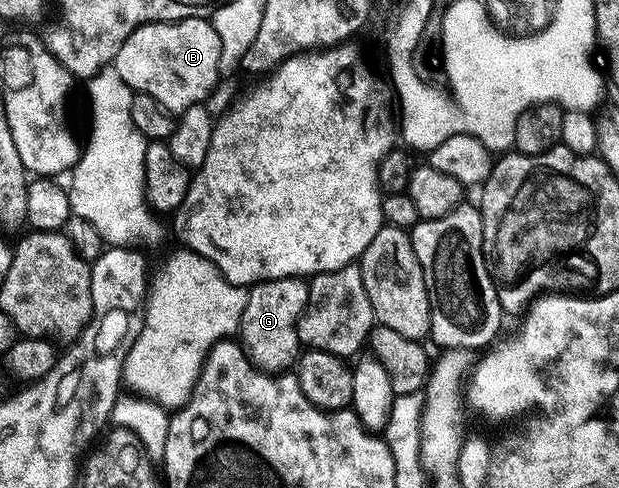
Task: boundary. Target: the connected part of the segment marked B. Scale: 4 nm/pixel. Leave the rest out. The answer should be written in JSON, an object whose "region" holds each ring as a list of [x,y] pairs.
{"region":[[[188,17],[182,21],[155,21],[141,25],[119,47],[111,68],[119,71],[119,79],[127,83],[134,93],[151,95],[163,107],[180,111],[208,102],[217,77],[222,76],[219,67],[221,44],[212,20],[204,17]]]}

